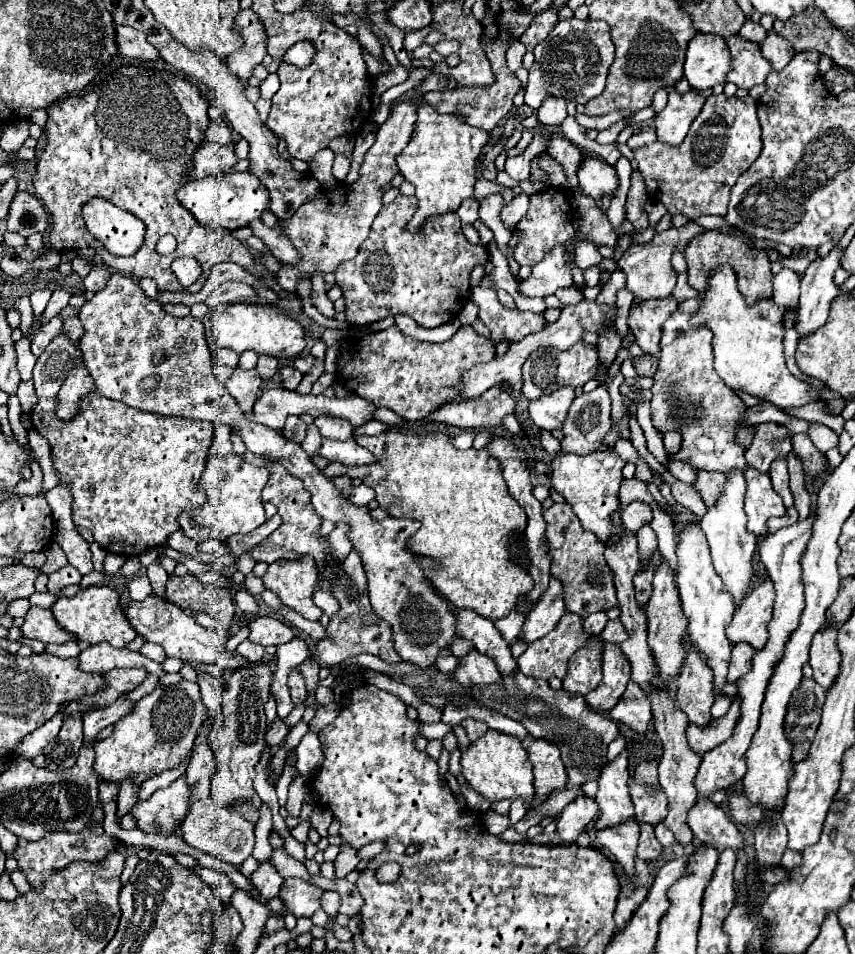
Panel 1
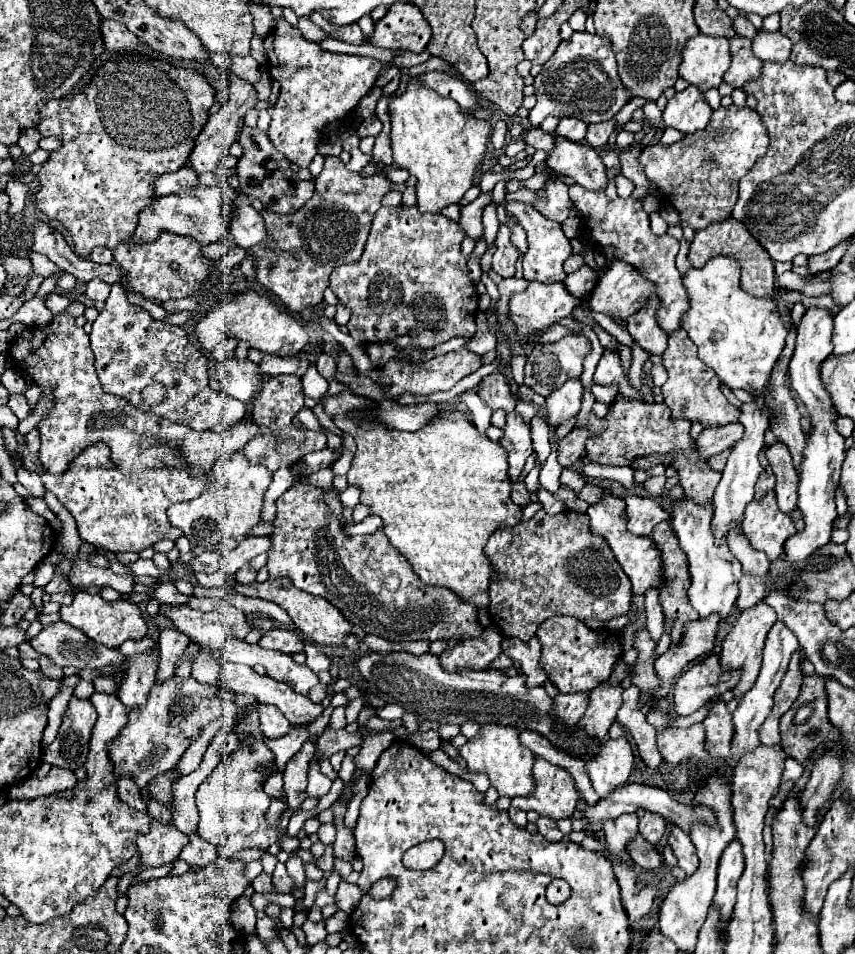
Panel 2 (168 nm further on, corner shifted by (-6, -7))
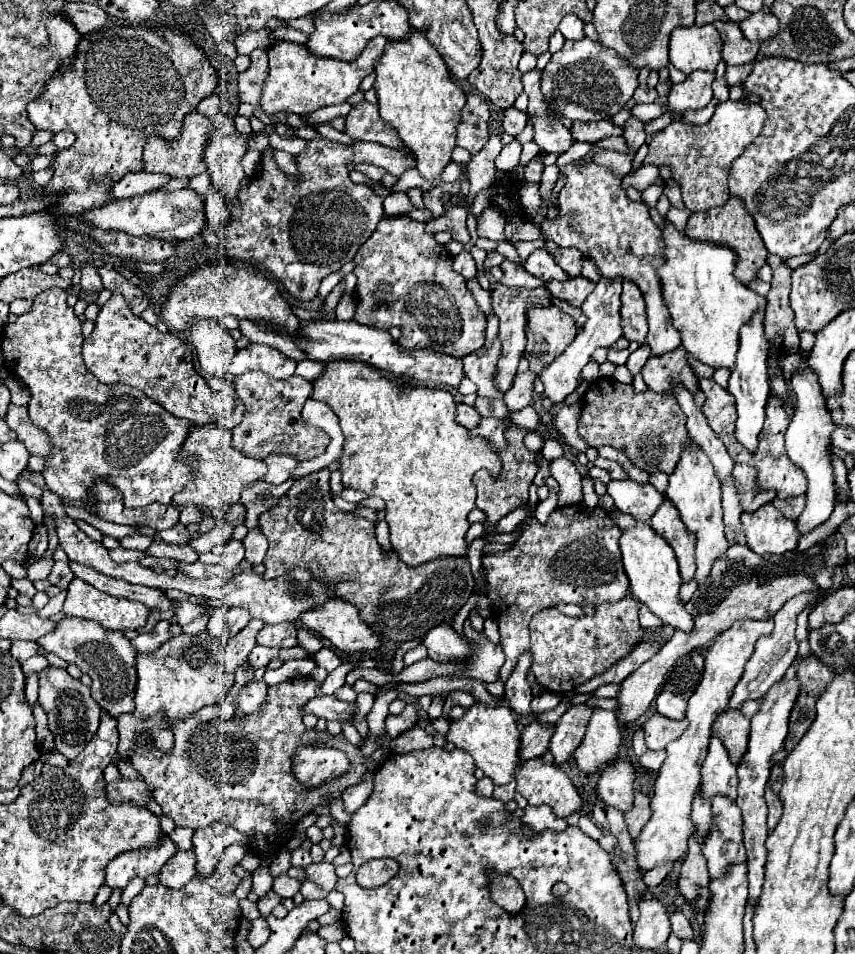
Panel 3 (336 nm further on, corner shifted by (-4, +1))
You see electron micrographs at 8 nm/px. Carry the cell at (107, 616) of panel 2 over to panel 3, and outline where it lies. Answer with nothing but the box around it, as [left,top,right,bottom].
[62,578,150,632]

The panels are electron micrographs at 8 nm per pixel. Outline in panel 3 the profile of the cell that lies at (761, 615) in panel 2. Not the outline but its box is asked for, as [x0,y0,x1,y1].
[636,614,774,872]

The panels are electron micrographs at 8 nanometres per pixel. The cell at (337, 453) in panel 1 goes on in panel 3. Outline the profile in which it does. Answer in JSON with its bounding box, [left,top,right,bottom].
[264,456,300,484]

